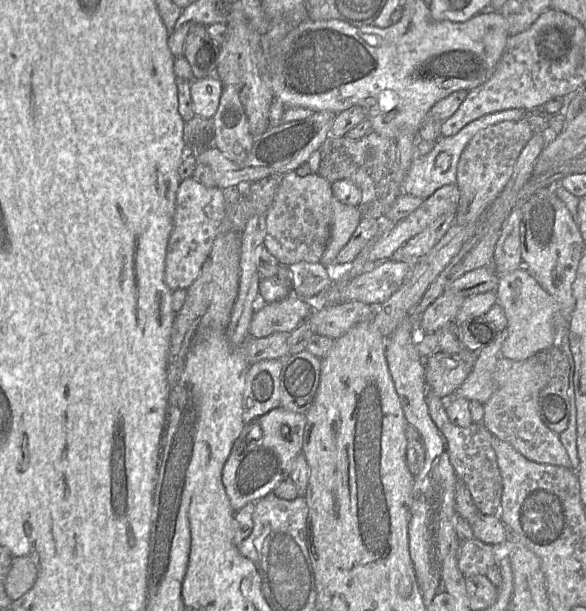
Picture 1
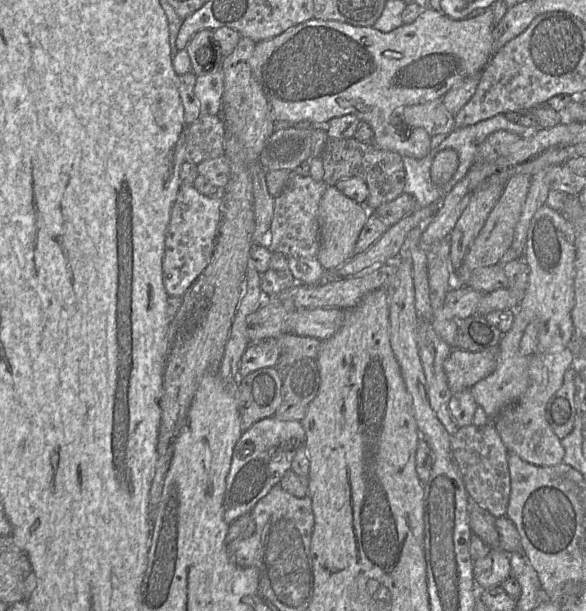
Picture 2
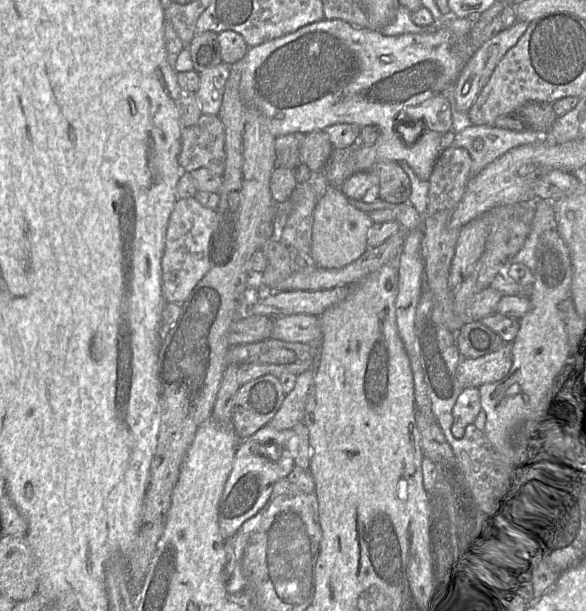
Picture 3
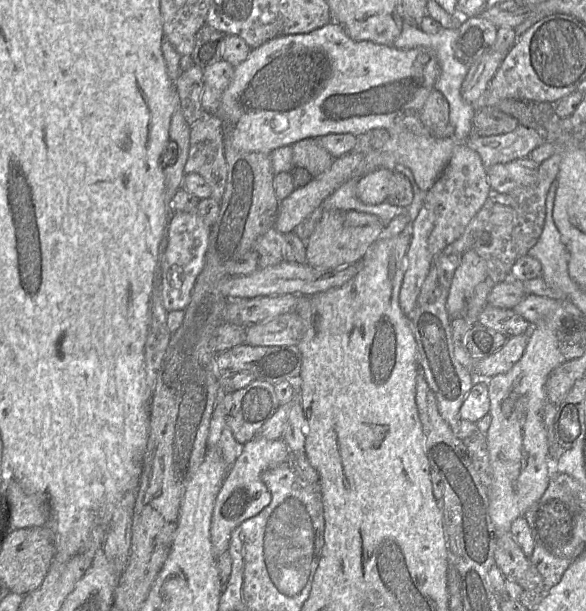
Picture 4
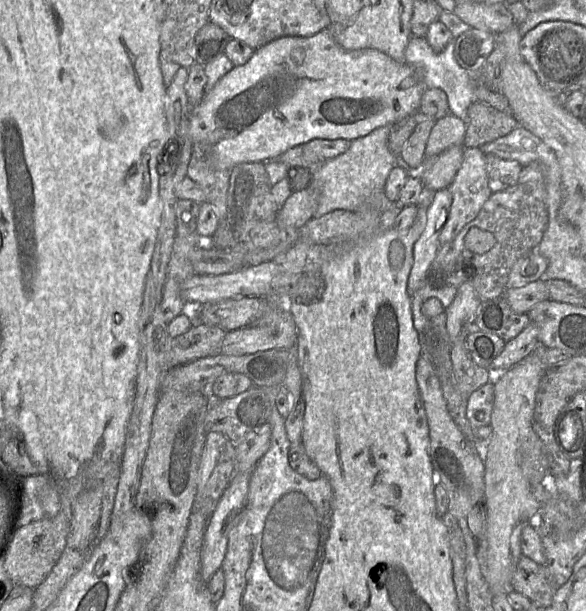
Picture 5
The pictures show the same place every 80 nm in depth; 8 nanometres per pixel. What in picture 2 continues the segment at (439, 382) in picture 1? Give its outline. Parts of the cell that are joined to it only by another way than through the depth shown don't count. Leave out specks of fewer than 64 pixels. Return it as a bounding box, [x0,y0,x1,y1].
[444,345,498,394]

